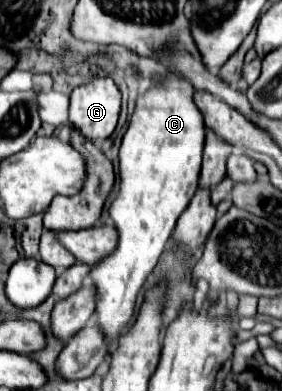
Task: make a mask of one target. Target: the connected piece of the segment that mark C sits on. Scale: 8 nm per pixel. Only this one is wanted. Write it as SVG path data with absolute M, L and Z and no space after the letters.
M159 77L159 83L153 83L137 99L123 135L119 147L121 191L109 209L119 231L119 245L109 257L93 265L87 279L97 291L95 315L107 341L117 339L121 327L133 317L139 289L157 265L179 215L187 209L199 187L205 127L203 115L191 103L191 95L195 95L195 89L187 79Z

